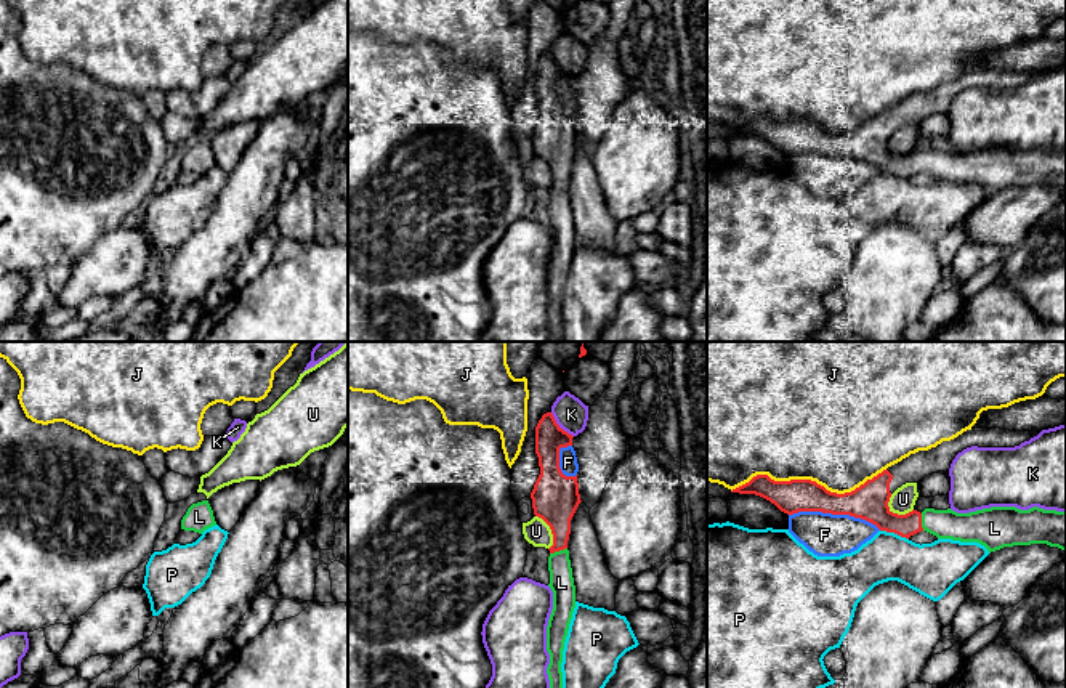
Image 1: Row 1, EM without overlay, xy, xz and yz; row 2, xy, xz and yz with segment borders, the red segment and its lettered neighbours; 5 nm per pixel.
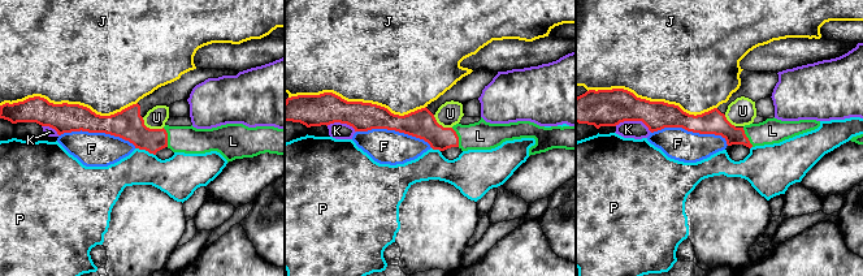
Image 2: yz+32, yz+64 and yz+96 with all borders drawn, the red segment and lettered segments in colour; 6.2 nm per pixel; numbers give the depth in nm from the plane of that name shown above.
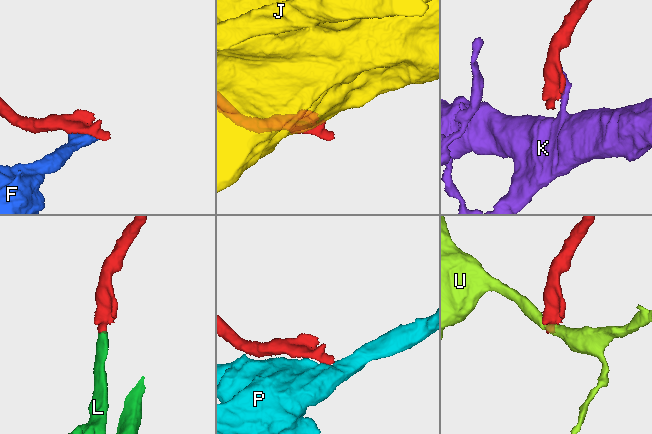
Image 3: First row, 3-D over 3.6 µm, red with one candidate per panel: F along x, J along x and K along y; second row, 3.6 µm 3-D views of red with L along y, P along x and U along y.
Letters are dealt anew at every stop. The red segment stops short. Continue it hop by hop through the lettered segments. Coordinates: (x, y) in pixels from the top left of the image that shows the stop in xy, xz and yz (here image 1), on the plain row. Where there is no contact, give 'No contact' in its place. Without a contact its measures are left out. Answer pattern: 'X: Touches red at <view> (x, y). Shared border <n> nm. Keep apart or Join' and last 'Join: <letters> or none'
F: Touches red at yz (835, 154). Shared border 480 nm. Keep apart
J: Touches red at yz (808, 121). Shared border 800 nm. Keep apart
K: Touches red at xz (558, 66). Shared border 170 nm. Keep apart
L: Touches red at xz (558, 191). Shared border 90 nm. Join
P: Touches red at yz (895, 174). Shared border 150 nm. Keep apart
U: Touches red at yz (895, 154). Shared border 150 nm. Keep apart
Join: L

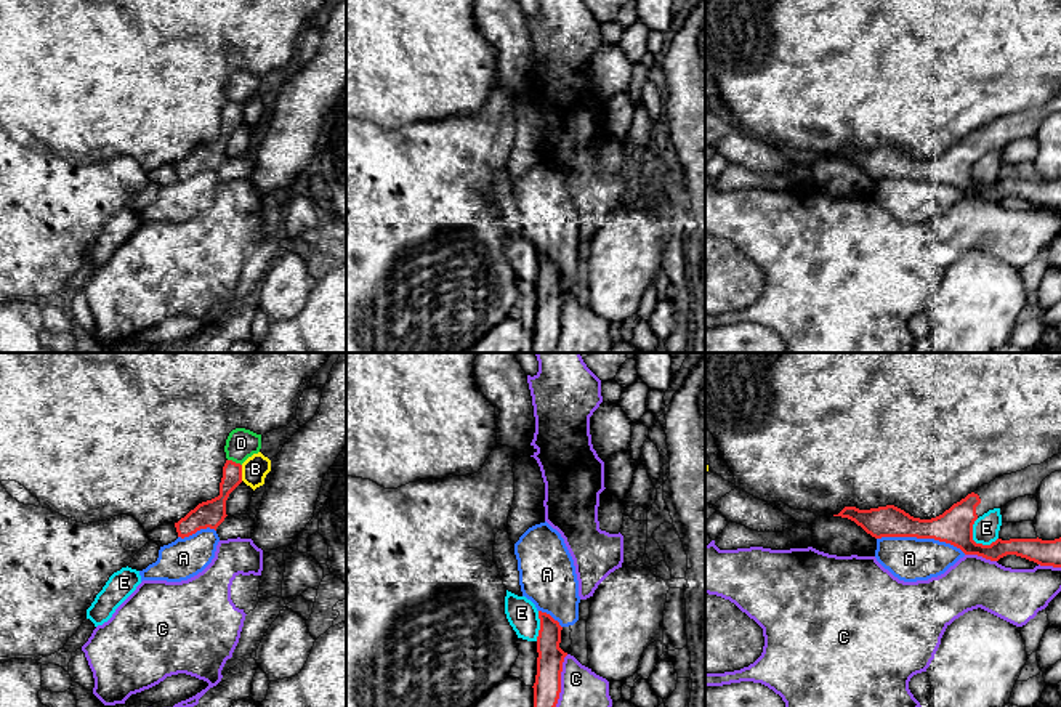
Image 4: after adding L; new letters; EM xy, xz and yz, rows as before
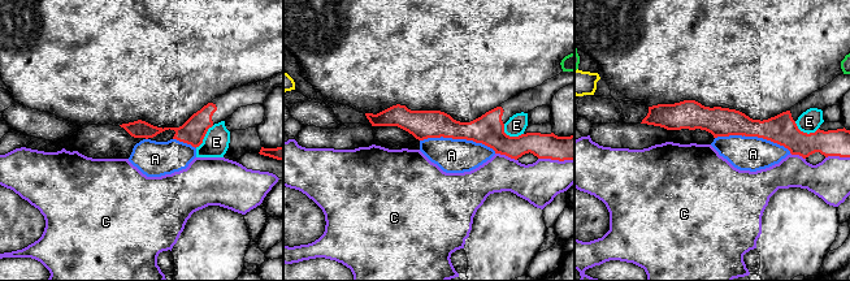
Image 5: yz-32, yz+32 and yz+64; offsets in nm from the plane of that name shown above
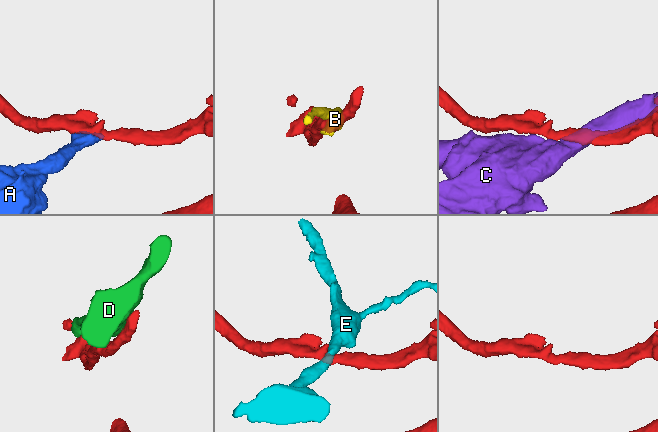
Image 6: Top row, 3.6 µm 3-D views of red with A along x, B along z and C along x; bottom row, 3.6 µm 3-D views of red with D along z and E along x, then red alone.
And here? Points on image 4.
A: Touches red at yz (922, 178). Shared border 460 nm. Keep apart
B: Touches red at xy (241, 114). Shared border 80 nm. Keep apart
C: Touches red at xz (560, 324). Shared border 300 nm. Keep apart
D: Touches red at xy (234, 103). Shared border 80 nm. Keep apart
E: Touches red at yz (972, 178). Shared border 160 nm. Keep apart
Join: none

